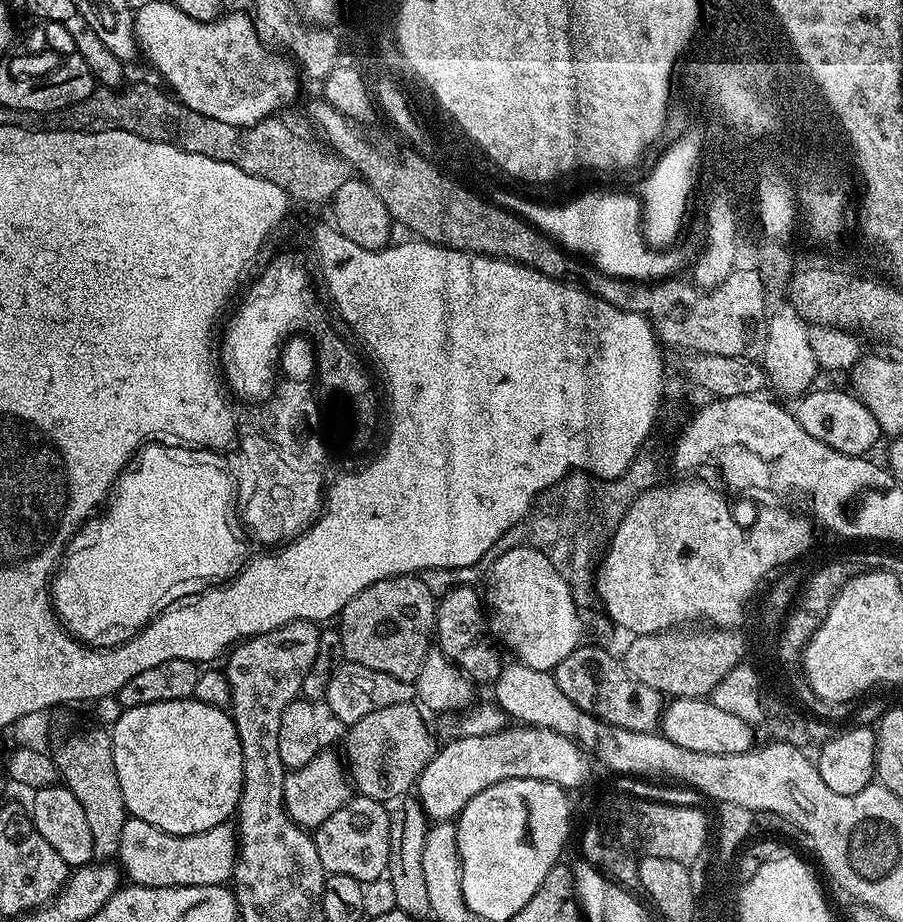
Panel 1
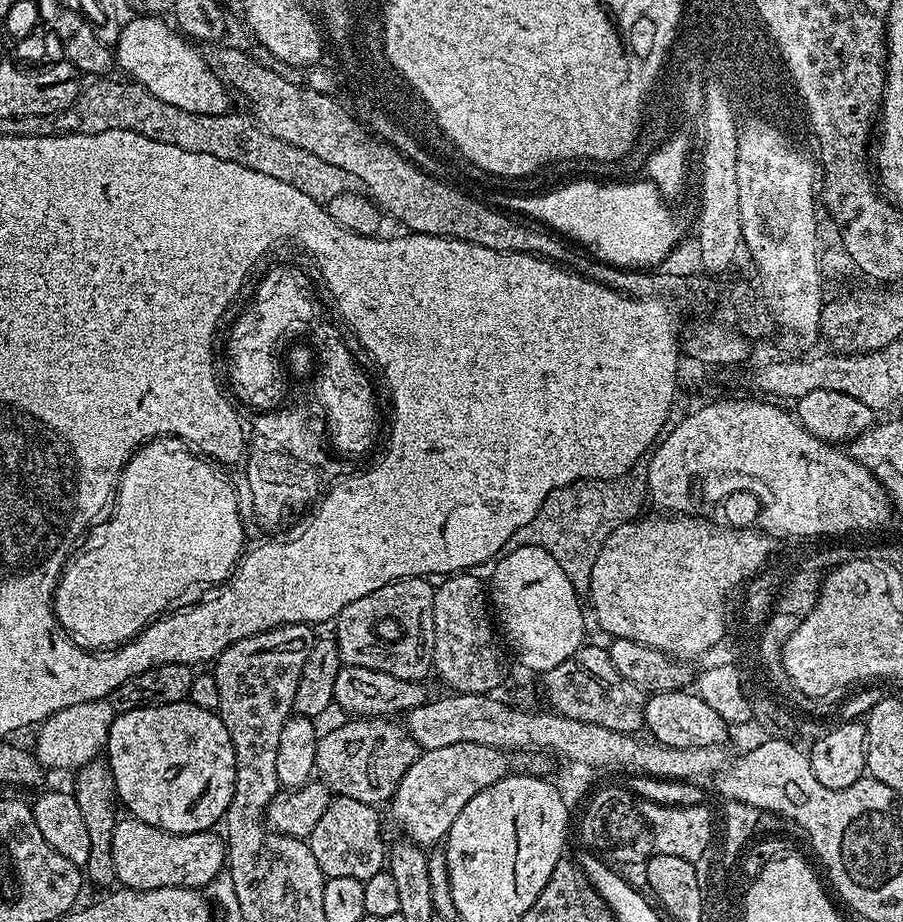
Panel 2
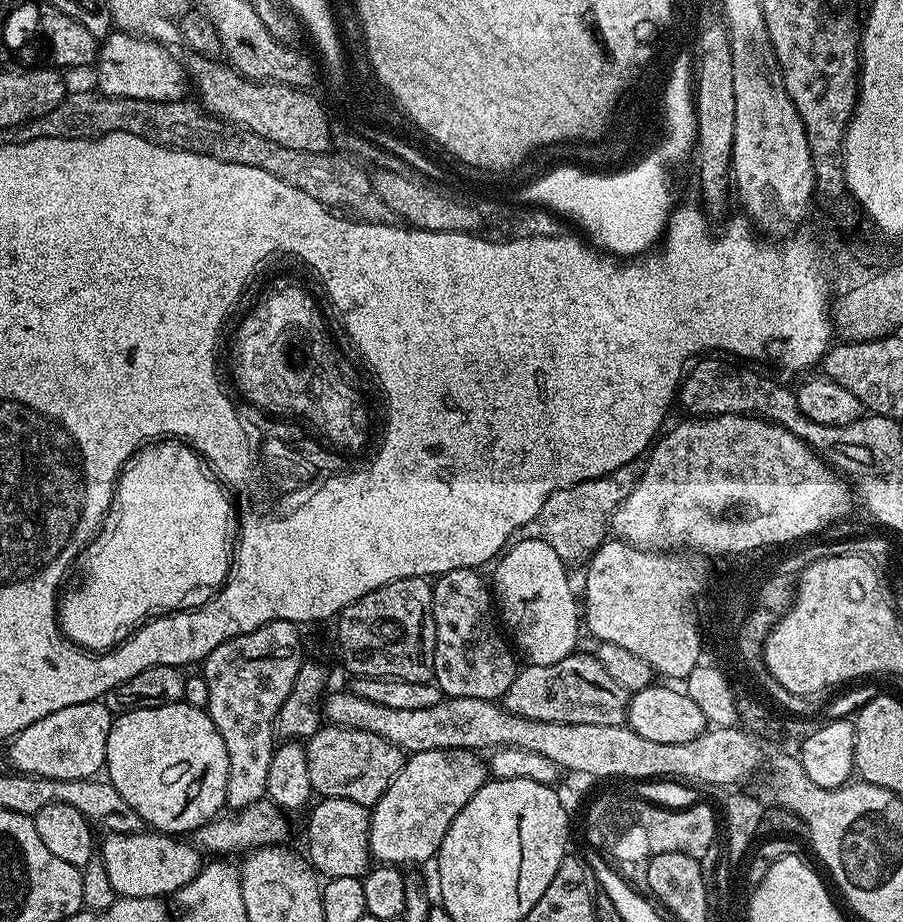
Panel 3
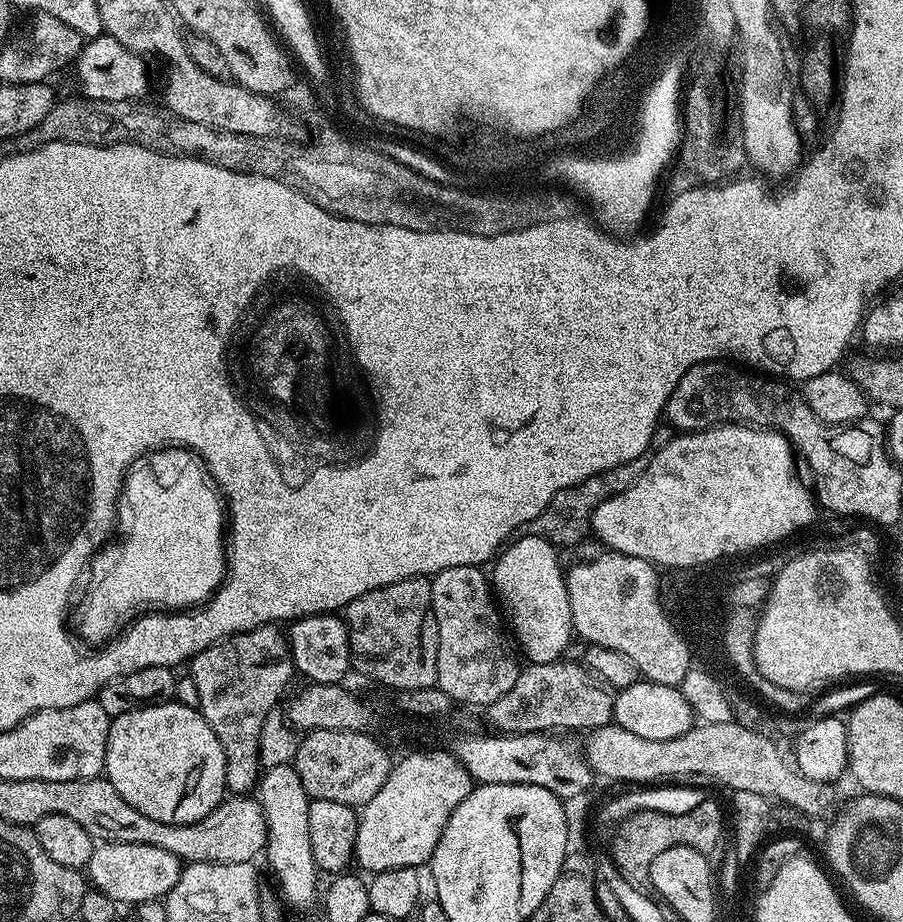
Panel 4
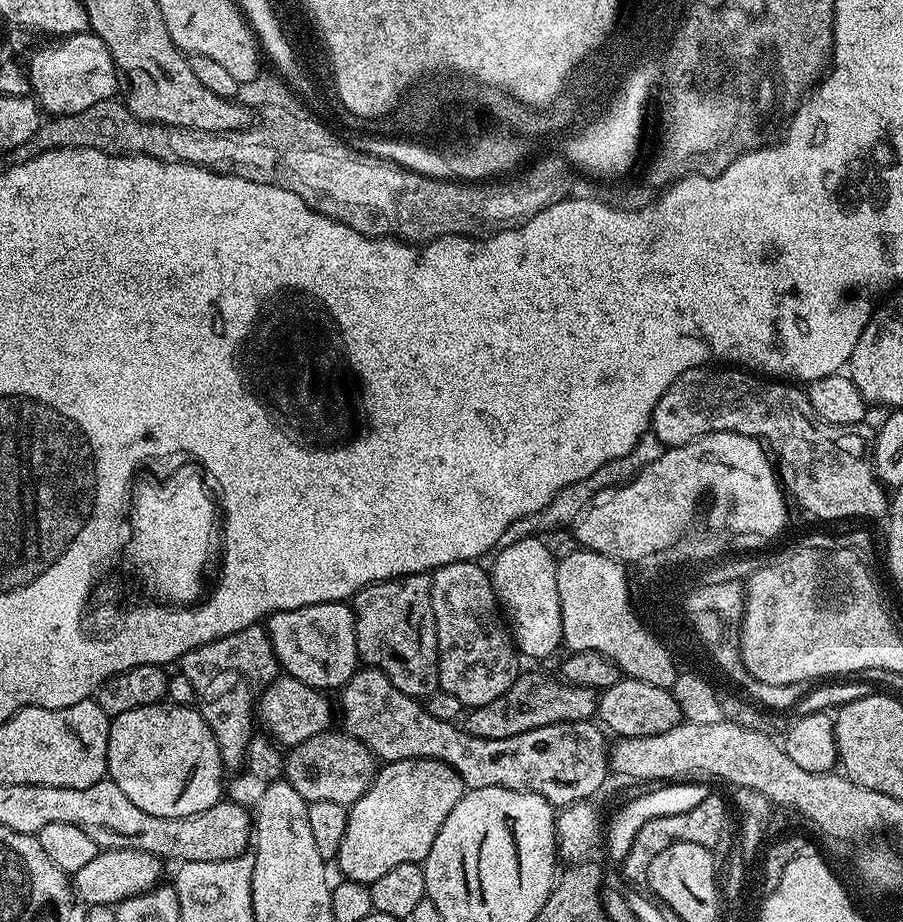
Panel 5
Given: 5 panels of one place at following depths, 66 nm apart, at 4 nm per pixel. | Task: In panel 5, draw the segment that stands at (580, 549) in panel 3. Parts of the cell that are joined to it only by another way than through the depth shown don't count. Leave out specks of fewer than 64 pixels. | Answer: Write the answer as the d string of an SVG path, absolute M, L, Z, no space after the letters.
M646 434L641 440L636 441L634 450L630 450L630 454L614 458L610 462L606 462L602 466L598 466L598 470L594 470L594 474L590 474L590 478L582 478L578 482L574 482L570 486L566 486L558 492L548 505L540 512L532 512L529 516L523 516L521 520L517 520L514 525L514 532L517 537L536 536L544 534L540 532L548 532L551 528L560 528L571 525L572 521L580 515L580 511L592 501L592 496L598 494L604 488L617 488L620 484L627 484L628 481L634 479L640 471L642 471L650 462L658 462L658 458L664 453L665 447L660 443L657 436Z

